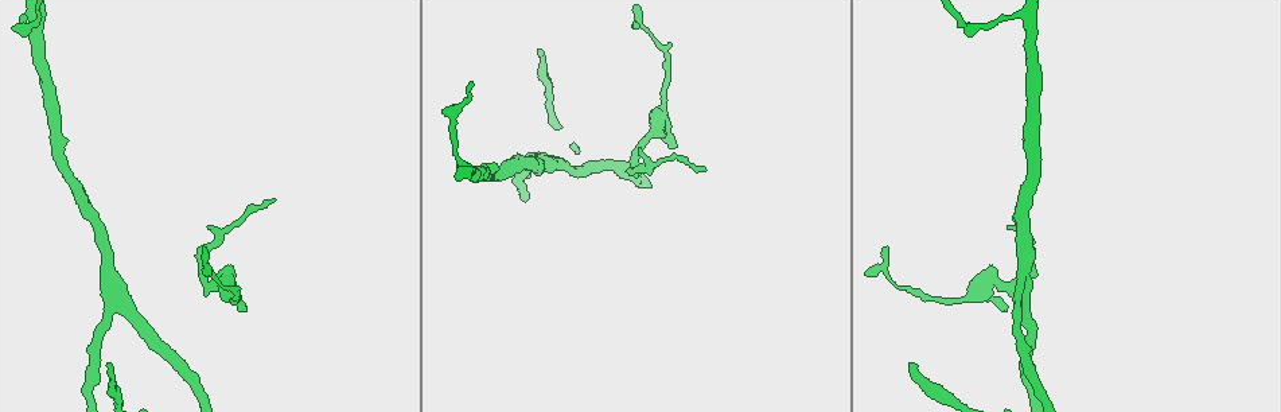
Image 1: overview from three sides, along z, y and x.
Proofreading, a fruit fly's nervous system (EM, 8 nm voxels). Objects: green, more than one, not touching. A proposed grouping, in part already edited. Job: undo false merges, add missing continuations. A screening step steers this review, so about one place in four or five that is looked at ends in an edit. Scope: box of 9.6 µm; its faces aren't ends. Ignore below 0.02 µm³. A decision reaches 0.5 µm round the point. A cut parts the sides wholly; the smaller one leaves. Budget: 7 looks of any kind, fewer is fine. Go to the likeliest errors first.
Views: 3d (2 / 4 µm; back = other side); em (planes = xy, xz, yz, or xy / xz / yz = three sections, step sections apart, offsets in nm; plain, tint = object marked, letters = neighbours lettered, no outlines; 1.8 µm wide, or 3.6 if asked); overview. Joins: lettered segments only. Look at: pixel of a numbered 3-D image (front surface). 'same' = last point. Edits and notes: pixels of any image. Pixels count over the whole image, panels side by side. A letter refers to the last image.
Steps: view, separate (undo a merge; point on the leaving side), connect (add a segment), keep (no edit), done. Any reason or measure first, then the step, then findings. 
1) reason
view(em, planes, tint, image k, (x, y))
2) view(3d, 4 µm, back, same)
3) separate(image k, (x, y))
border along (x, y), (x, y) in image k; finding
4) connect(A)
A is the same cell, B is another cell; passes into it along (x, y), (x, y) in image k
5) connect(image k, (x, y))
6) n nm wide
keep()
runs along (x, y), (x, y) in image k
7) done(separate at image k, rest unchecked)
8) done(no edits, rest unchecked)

branch stops here
view(em, yz, step 8, letters, image 1, (539, 52))

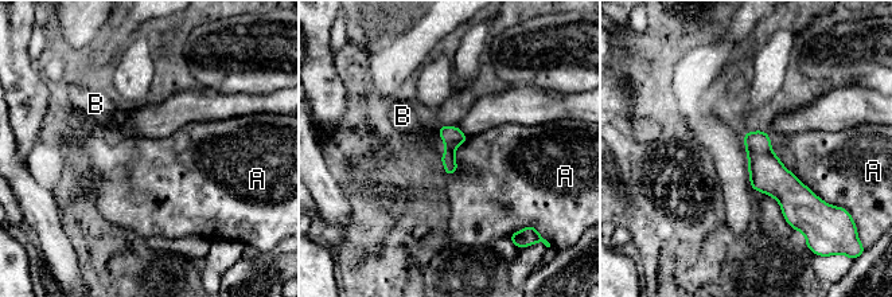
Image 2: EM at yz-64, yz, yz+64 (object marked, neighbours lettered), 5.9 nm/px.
view(em, planes, letters, same)

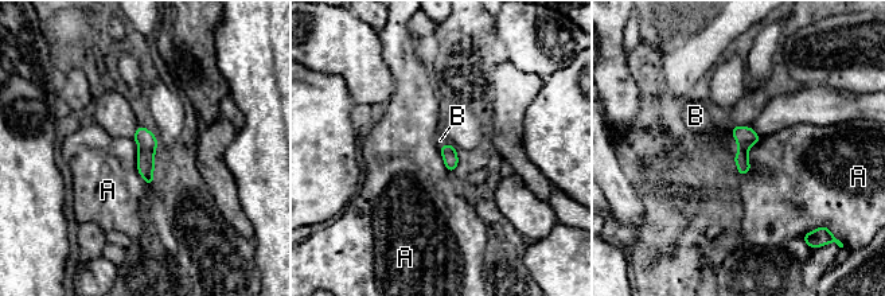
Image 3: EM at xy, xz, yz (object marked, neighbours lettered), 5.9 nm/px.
connect(B)
B is the same cell, A is another cell; passes into it along (745, 136), (737, 143), (701, 123) in image 3; the cell continues

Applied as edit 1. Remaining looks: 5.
tapers out
view(em, planes, letters, image 1, (672, 147))

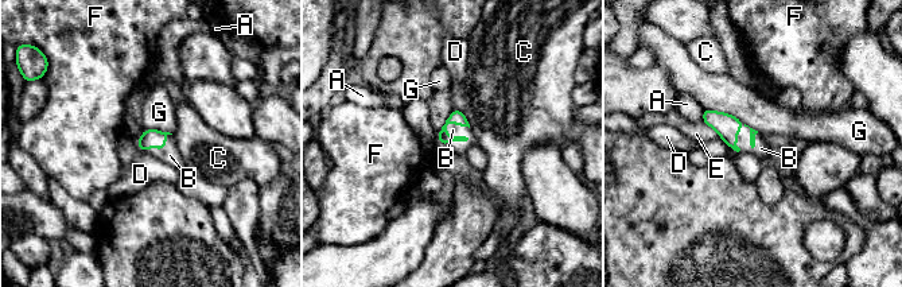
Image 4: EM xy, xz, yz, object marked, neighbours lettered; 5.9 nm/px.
connect(B)
B is the same cell, A, C, D, E, F and G are other cells; passes into it along (458, 117), (455, 136), (453, 130) in image 4; the cell continues

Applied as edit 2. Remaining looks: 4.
branch stops here
view(3d, 4 µm, image 1, (704, 171))

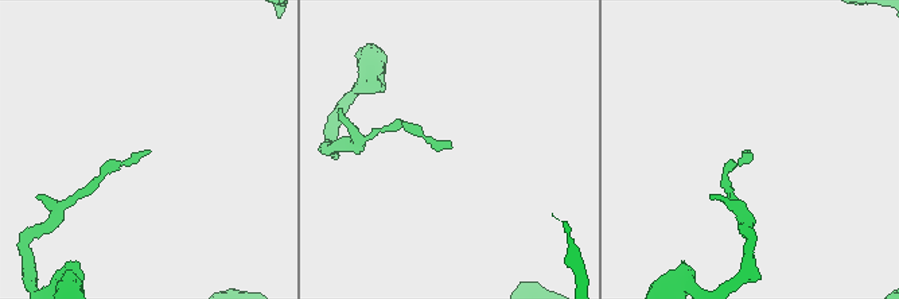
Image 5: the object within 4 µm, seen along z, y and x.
now the EM
view(em, xz, step 16, tint, image 5, (746, 150))

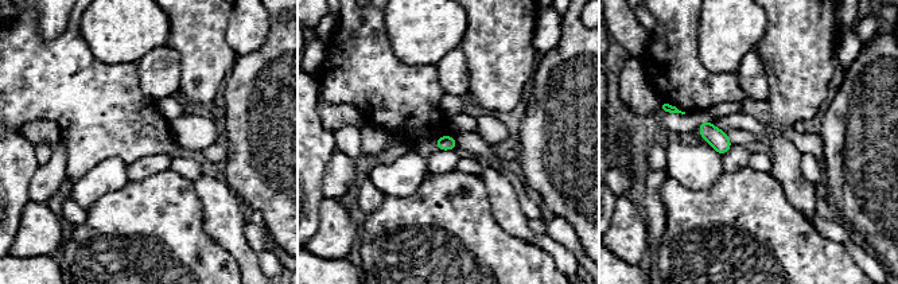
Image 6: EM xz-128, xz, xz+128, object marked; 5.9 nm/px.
another direction
view(em, planes, letters, same)

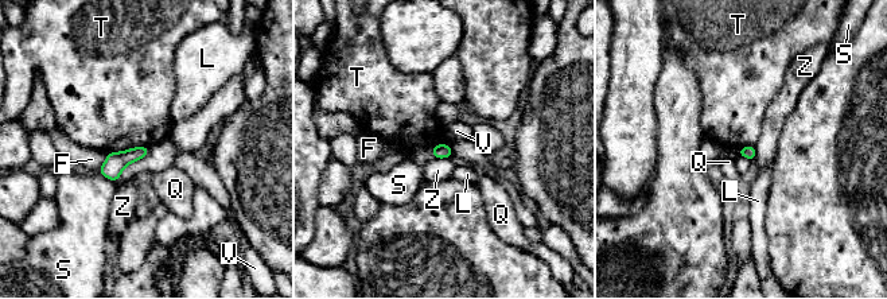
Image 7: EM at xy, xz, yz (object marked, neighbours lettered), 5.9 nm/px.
keep()
F, L, Q, S, T, V and Z are other cells; border along (150, 147), (131, 147), (107, 154) in image 7; none of them fits

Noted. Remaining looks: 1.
done(connect at image 3, connect at image 4, rest unchecked)

